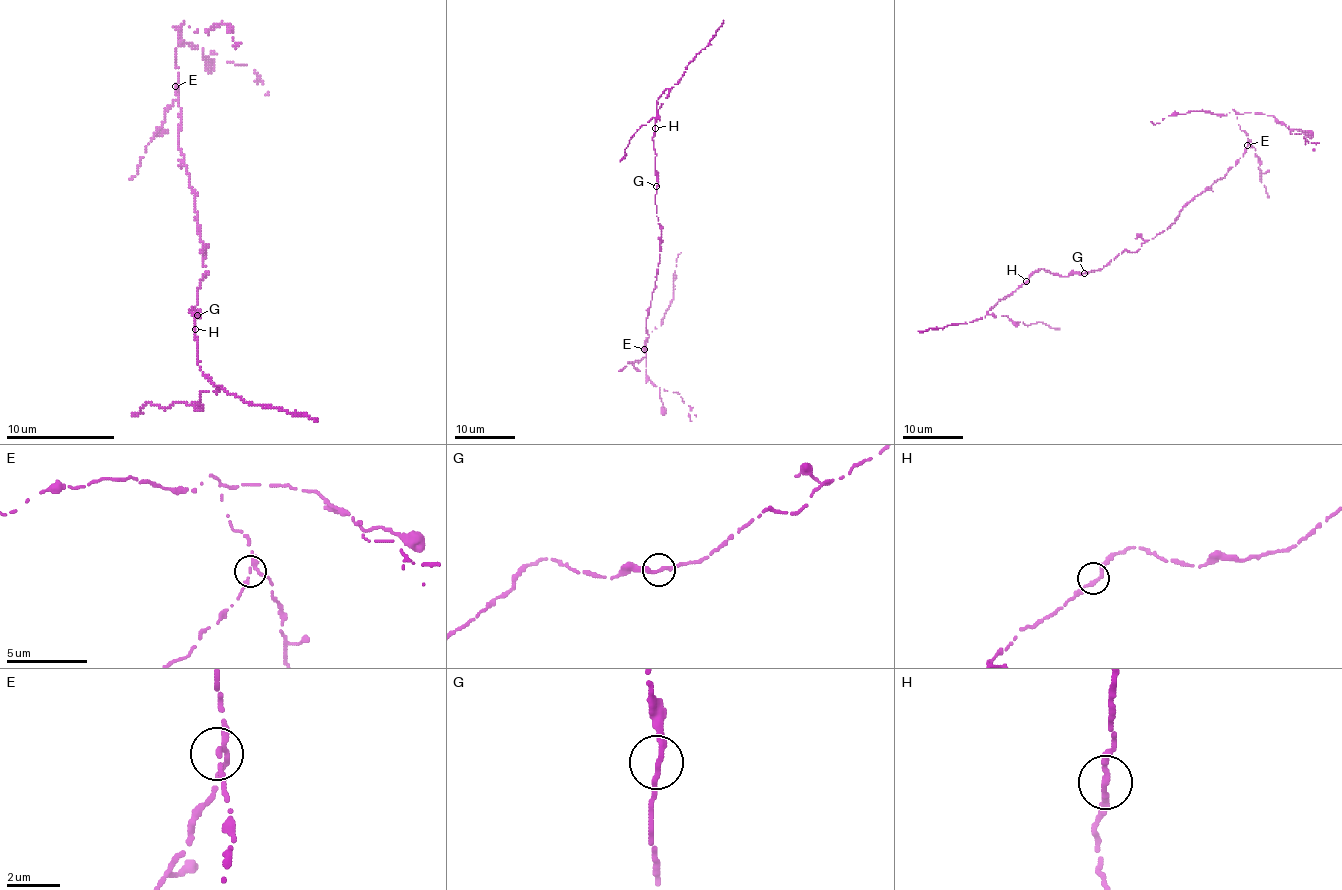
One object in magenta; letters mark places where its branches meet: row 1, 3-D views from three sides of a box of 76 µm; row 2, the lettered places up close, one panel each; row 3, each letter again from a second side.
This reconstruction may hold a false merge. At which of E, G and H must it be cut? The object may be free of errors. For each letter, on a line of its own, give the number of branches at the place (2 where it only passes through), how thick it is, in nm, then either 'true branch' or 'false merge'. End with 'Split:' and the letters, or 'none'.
E: branches 2; calibre 240 nm; false merge
G: branches 2; calibre 240 nm; true branch
H: branches 2; calibre 220 nm; true branch
Split: E

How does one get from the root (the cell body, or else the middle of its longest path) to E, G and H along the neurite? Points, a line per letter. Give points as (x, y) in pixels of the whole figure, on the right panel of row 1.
E: (1158, 234), (1169, 228), (1179, 211), (1196, 196), (1222, 179), (1243, 156), (1248, 146)
G: (1158, 234), (1146, 240), (1135, 252), (1125, 250), (1102, 269), (1084, 273)
H: (1158, 234), (1146, 240), (1135, 252), (1119, 254), (1102, 269), (1068, 276), (1038, 269), (1026, 281)

